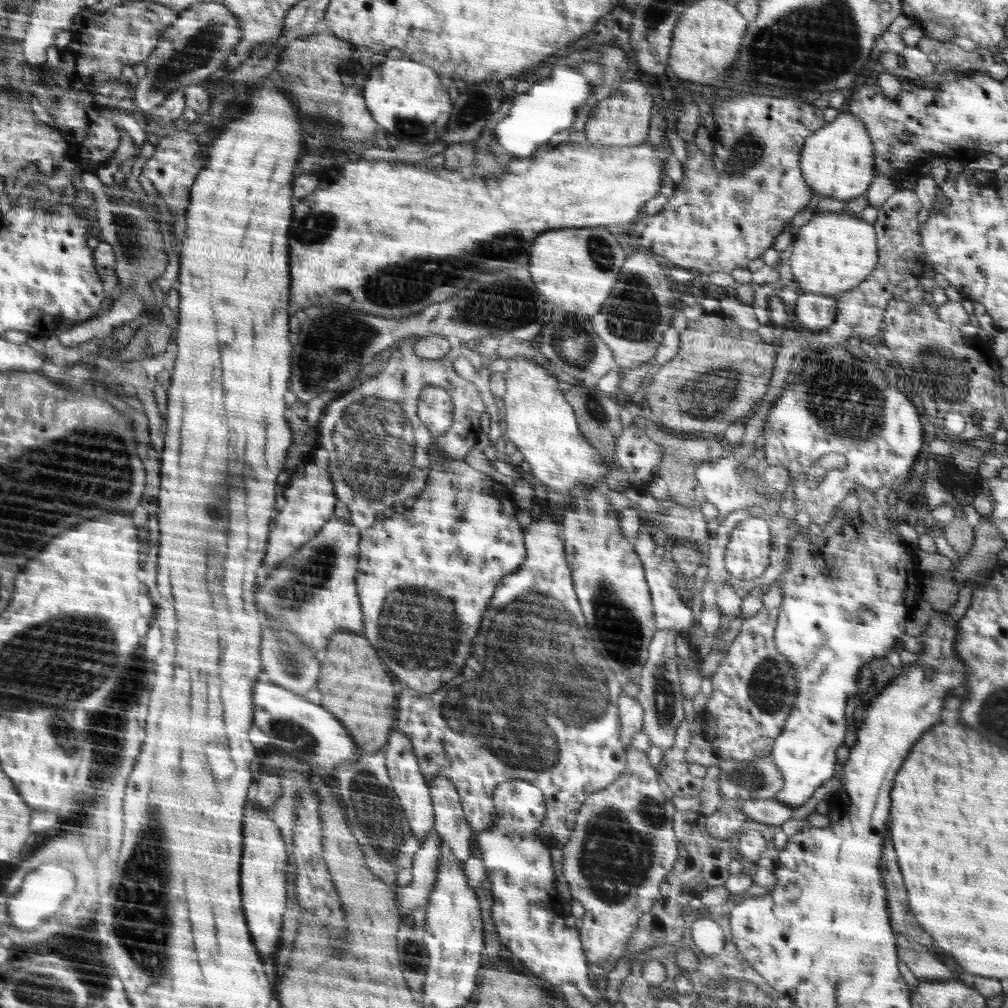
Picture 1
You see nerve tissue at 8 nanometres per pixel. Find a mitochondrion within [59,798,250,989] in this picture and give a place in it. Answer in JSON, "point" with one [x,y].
{"point":[91,960]}

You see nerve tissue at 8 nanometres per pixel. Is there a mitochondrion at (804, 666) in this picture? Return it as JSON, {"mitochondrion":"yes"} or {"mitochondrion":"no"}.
{"mitochondrion":"yes"}

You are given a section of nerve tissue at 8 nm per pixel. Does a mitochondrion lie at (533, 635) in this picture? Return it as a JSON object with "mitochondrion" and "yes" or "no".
{"mitochondrion":"yes"}

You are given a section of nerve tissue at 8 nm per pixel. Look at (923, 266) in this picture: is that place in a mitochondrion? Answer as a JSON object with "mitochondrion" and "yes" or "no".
{"mitochondrion":"no"}

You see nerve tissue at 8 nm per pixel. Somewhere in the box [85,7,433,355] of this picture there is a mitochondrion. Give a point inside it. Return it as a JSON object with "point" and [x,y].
{"point":[209,37]}

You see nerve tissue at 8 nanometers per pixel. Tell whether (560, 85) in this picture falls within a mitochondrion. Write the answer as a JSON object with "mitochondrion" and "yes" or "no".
{"mitochondrion":"yes"}

